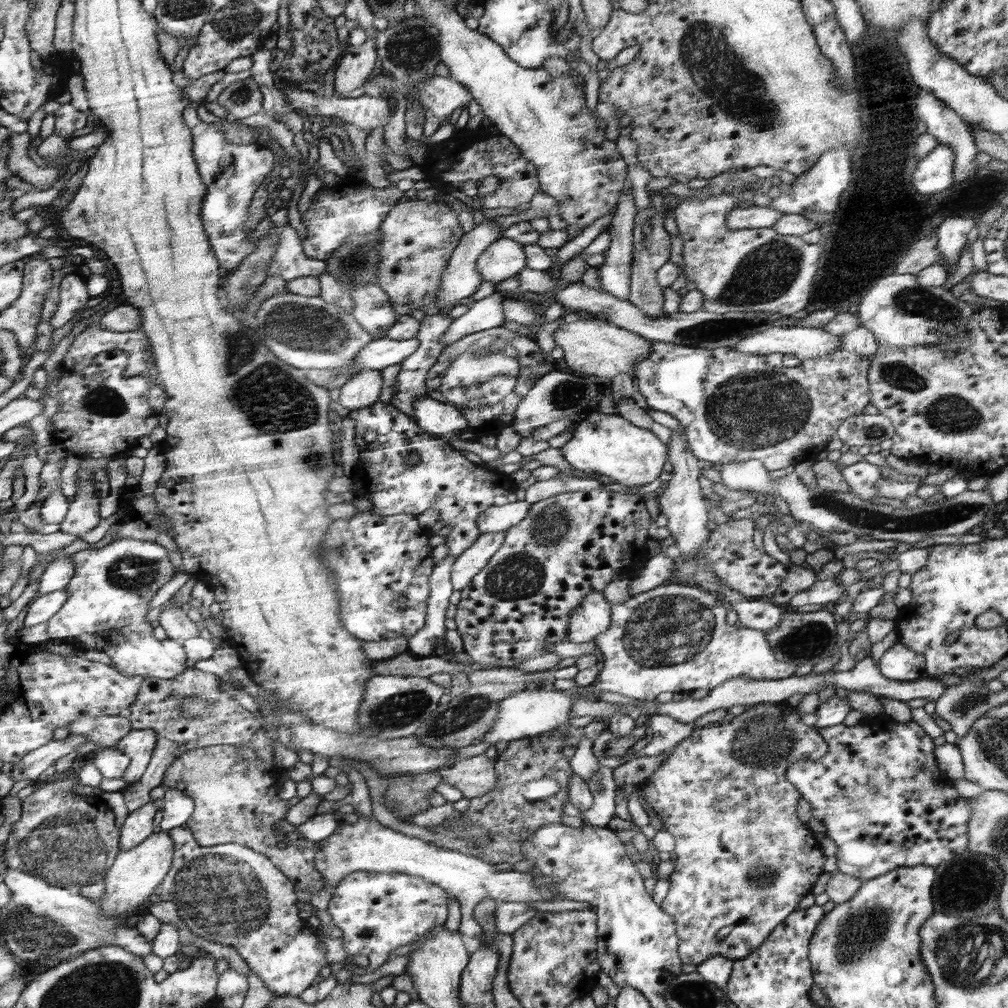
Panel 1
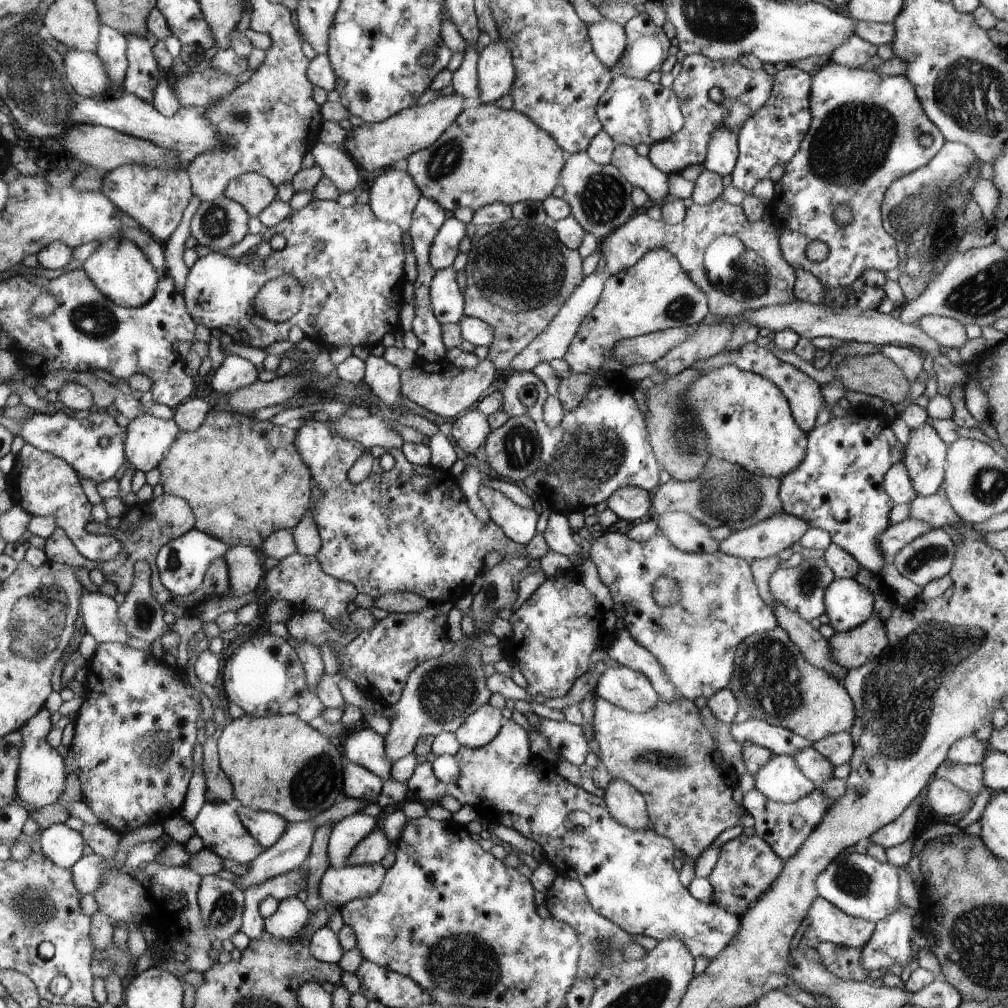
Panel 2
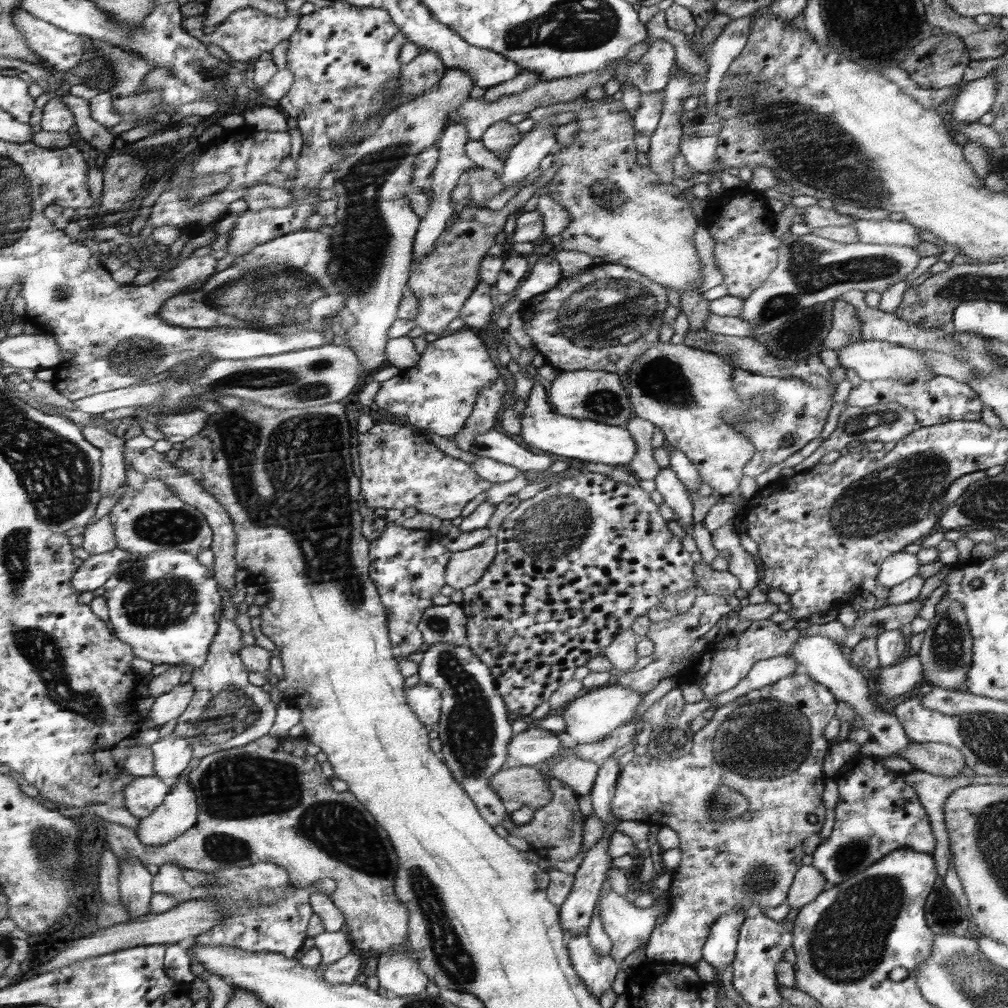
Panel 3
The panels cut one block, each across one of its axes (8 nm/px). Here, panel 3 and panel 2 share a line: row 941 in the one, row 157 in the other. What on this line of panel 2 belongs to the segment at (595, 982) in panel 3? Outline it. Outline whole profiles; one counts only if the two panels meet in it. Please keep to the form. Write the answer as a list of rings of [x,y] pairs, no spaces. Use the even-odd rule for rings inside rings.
[[[587,151],[568,156],[567,166],[560,175],[560,186],[564,188],[563,199],[571,206],[571,216],[586,232],[591,232],[597,239],[603,240],[637,213],[630,199],[633,186],[624,180],[615,166],[594,162]]]

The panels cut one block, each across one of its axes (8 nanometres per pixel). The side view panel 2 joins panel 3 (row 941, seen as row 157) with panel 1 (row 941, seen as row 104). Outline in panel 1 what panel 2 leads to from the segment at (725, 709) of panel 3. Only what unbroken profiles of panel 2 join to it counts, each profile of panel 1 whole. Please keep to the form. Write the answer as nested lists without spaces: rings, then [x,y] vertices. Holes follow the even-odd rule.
[[[759,703],[746,708],[740,716],[729,720],[727,717],[721,722],[708,724],[702,728],[693,730],[693,734],[686,738],[682,743],[676,746],[676,750],[672,754],[668,754],[665,760],[660,762],[660,766],[646,780],[643,780],[643,789],[641,789],[644,800],[648,806],[654,810],[656,816],[662,821],[664,831],[675,836],[674,854],[674,871],[668,877],[670,881],[669,891],[660,902],[660,908],[674,917],[677,924],[677,932],[680,936],[679,953],[683,958],[684,964],[700,965],[708,958],[722,956],[732,960],[744,960],[748,958],[751,952],[770,936],[771,932],[791,915],[796,906],[800,904],[800,900],[812,890],[812,882],[816,882],[822,874],[824,874],[824,863],[826,856],[820,850],[820,844],[816,842],[814,834],[798,820],[796,816],[796,806],[800,800],[800,792],[795,784],[787,779],[787,771],[792,765],[800,761],[812,761],[814,763],[820,761],[824,755],[828,753],[827,742],[824,741],[822,735],[818,734],[812,726],[806,726],[800,722],[800,714],[798,710],[792,708],[785,703]],[[724,926],[733,926],[733,930],[724,937],[718,939],[716,934],[720,932],[720,928]]]

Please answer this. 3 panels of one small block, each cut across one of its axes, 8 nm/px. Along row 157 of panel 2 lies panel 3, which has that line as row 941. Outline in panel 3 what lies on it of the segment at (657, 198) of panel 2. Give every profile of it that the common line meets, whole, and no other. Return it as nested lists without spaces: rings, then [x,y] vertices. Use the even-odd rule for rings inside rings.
[[[612,889],[604,893],[604,897],[600,899],[598,910],[600,910],[604,930],[612,941],[612,950],[610,950],[609,956],[618,966],[629,954],[636,952],[643,945],[646,946],[646,943],[650,940],[650,933],[658,926],[656,920],[660,916],[659,904],[653,904],[652,907],[647,908],[636,907],[633,905],[631,898],[620,896]]]

